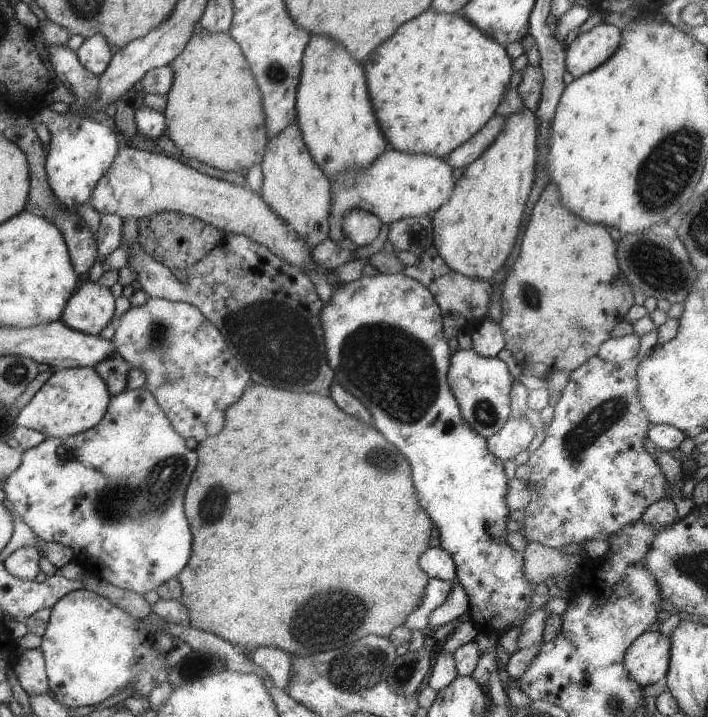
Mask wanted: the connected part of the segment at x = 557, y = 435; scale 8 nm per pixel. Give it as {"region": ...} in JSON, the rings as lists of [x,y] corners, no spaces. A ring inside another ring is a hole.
{"region":[[[599,355],[588,356],[579,366],[576,366],[568,375],[567,384],[561,391],[557,403],[553,407],[552,419],[547,428],[541,445],[529,453],[526,464],[531,468],[531,474],[526,480],[527,488],[530,492],[530,501],[525,505],[524,520],[521,525],[521,531],[527,542],[535,541],[542,544],[544,547],[558,549],[560,546],[565,546],[573,542],[573,544],[581,545],[587,540],[607,540],[608,536],[615,534],[621,527],[626,524],[638,521],[641,518],[645,509],[661,497],[665,497],[665,487],[667,482],[663,473],[659,469],[653,458],[645,451],[643,447],[643,430],[639,430],[639,420],[637,420],[637,412],[640,410],[636,388],[636,368],[638,367],[635,357],[628,358],[620,363],[612,363]],[[629,414],[635,414],[633,418],[629,418]]]}

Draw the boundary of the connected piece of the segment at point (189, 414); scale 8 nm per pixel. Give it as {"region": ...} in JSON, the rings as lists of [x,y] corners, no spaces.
{"region":[[[149,297],[139,306],[130,306],[116,318],[116,327],[111,340],[115,353],[92,366],[105,382],[111,396],[124,389],[130,368],[142,370],[144,374],[142,388],[154,396],[173,430],[184,439],[191,436],[199,441],[217,434],[224,425],[224,410],[239,400],[245,385],[250,382],[249,373],[231,354],[220,330],[209,322],[196,306],[188,302]]]}

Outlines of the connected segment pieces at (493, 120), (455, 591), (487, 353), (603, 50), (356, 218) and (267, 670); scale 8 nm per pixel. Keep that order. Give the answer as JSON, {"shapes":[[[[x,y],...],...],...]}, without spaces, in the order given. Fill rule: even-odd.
{"shapes":[[[[493,114],[473,136],[448,152],[443,160],[452,169],[463,168],[463,166],[471,164],[495,140],[504,118],[501,115]]],[[[453,579],[452,582],[451,590],[445,600],[428,614],[427,627],[429,629],[436,629],[454,618],[462,618],[465,610],[467,611],[469,608],[468,598],[463,587],[456,579]]],[[[489,316],[477,325],[470,334],[472,349],[480,357],[495,357],[497,352],[504,348],[504,336],[500,324],[494,322]]],[[[601,22],[577,35],[564,50],[564,70],[577,78],[601,64],[616,50],[621,31]]],[[[352,209],[341,220],[343,237],[351,240],[357,247],[369,244],[382,226],[378,215],[363,209]]],[[[257,647],[248,656],[275,688],[286,692],[292,679],[292,655],[273,647]]]]}

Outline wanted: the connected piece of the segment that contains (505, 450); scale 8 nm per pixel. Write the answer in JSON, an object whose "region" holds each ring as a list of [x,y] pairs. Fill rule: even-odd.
{"region":[[[528,417],[509,418],[507,422],[486,440],[486,449],[503,462],[512,460],[518,452],[526,450],[535,429]]]}

